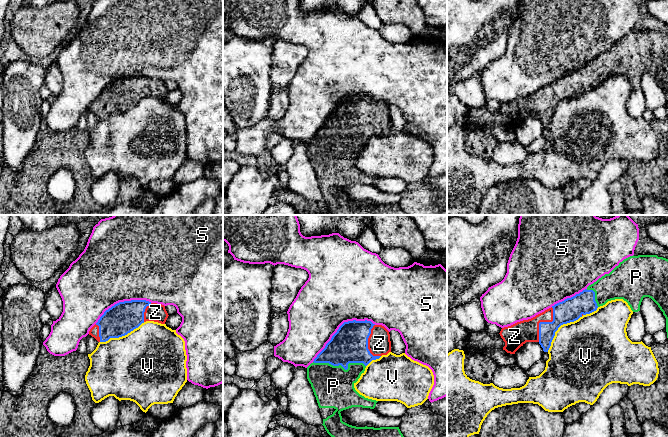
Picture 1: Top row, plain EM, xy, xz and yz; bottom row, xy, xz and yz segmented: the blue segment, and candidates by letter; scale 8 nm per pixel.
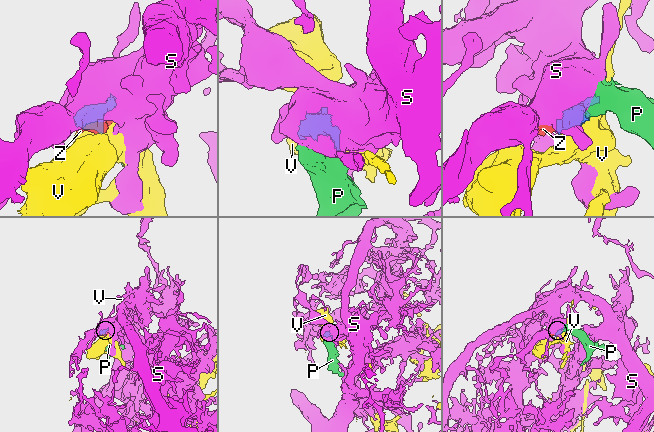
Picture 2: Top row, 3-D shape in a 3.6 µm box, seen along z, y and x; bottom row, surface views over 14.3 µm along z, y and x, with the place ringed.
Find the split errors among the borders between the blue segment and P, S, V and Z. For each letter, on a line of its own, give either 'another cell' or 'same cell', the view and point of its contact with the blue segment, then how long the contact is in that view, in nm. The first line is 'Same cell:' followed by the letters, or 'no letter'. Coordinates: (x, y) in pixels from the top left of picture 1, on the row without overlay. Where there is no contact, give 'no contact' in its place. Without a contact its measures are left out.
Same cell: P, Z
P: same cell | xz (341, 141) | 420 nm
S: another cell | xz (340, 102) | 600 nm
V: another cell | yz (566, 99) | 550 nm
Z: same cell | yz (543, 98) | 300 nm

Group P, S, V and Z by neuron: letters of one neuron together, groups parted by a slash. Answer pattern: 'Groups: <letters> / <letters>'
Groups: P Z / S / V

